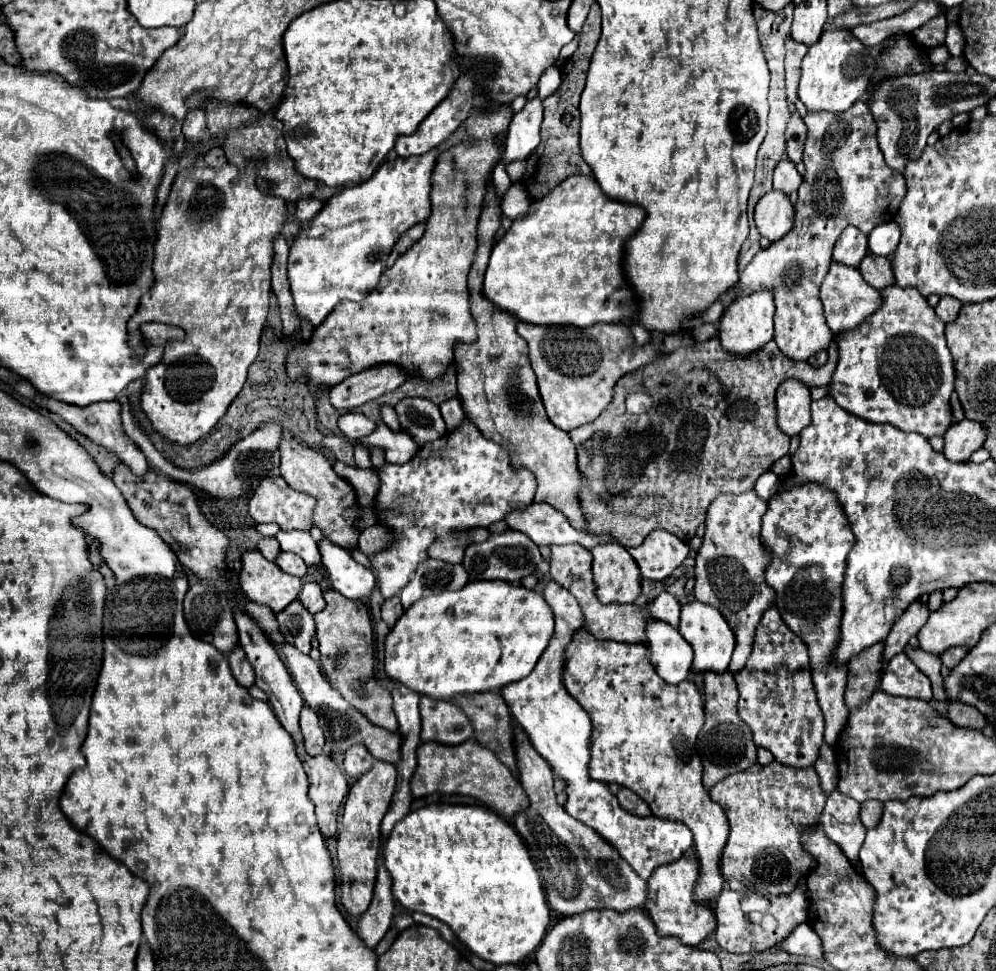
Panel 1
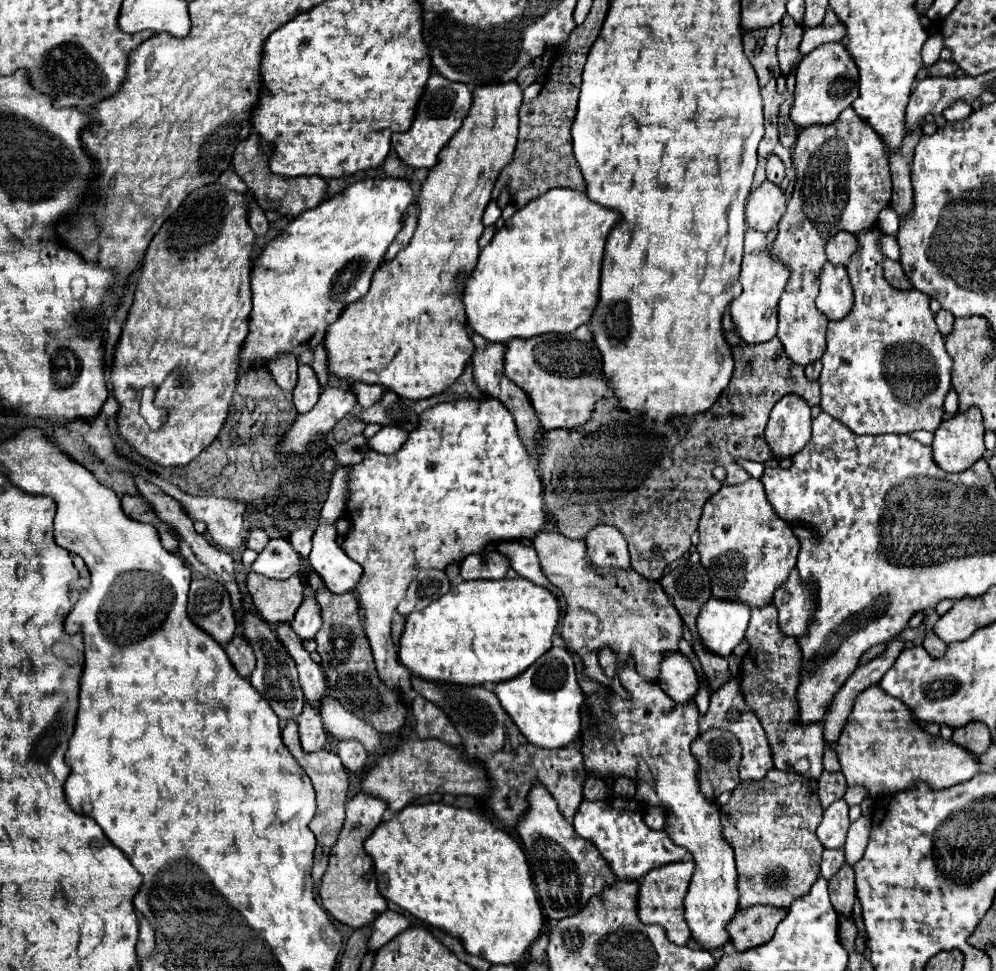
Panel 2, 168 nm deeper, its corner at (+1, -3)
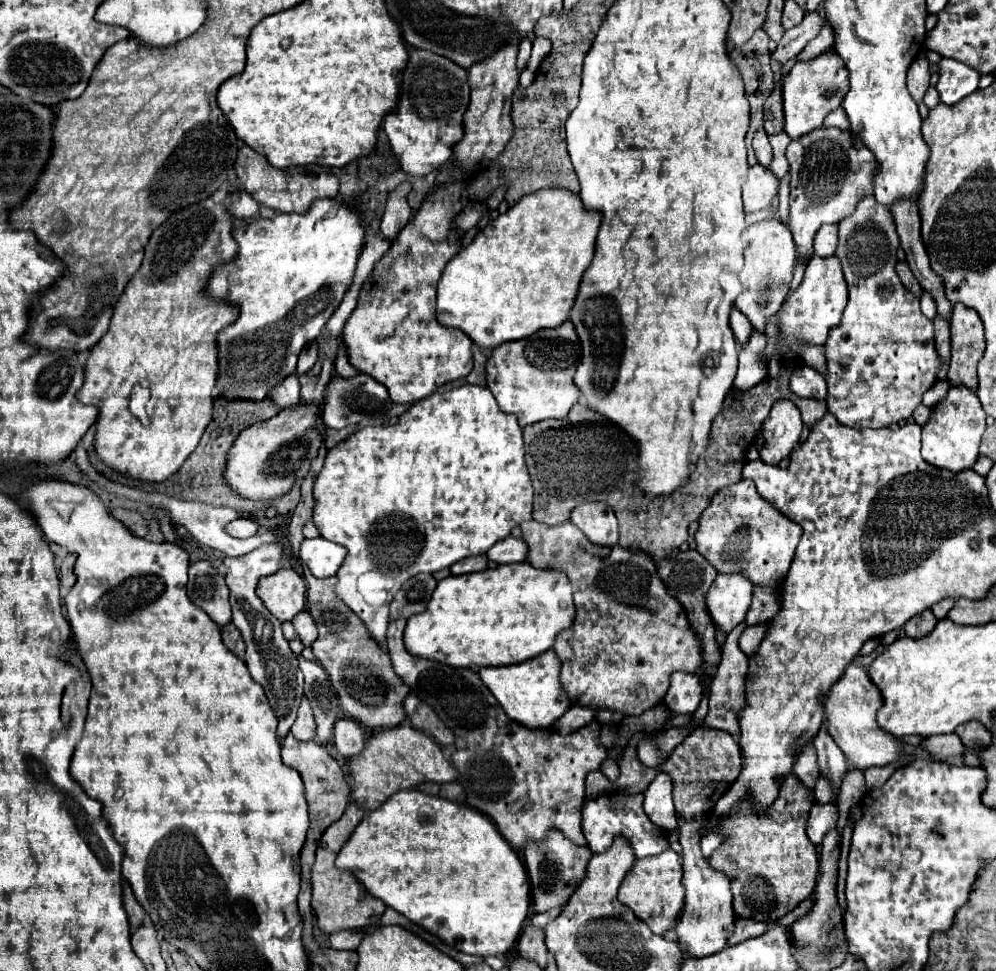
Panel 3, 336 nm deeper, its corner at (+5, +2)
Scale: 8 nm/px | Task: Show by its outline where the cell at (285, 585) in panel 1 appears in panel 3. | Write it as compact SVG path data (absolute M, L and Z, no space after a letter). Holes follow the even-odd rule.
M291 567L261 577L257 585L257 597L279 621L291 621L305 609L305 591L303 577Z

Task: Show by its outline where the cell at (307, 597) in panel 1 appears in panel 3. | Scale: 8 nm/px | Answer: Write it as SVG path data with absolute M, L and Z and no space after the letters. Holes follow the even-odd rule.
M301 611L299 615L295 615L295 619L291 623L293 623L297 635L301 637L301 641L305 643L305 647L309 647L313 643L313 639L317 639L317 627L315 627L309 611Z

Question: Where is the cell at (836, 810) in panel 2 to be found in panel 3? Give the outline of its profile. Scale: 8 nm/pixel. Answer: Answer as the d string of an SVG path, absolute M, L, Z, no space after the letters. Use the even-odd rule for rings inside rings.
M813 805L807 821L807 835L809 839L819 847L823 843L823 837L835 827L837 823L837 805Z

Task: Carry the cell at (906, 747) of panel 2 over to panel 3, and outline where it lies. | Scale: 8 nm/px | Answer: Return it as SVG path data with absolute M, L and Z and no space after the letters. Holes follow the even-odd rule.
M849 665L843 677L831 689L833 691L829 691L827 697L823 699L825 717L829 721L829 733L855 769L865 771L869 767L901 765L913 759L935 761L935 757L923 747L913 747L901 739L893 739L893 735L885 735L885 731L877 727L877 711L881 707L881 693L877 691L877 685L869 679L863 667Z

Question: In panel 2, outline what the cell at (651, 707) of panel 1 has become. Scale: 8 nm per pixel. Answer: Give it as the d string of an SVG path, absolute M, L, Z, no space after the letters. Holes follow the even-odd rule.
M603 648L599 652L599 664L605 670L607 676L619 676L623 688L629 692L629 698L621 698L617 694L611 694L609 698L589 696L581 710L581 738L583 738L583 758L585 766L593 776L629 776L637 782L637 794L643 804L647 806L663 806L667 808L667 834L683 848L687 848L693 854L695 860L695 872L685 896L685 920L689 924L693 940L705 948L705 950L719 950L729 942L727 924L737 912L737 872L735 872L735 860L733 850L729 844L721 840L721 824L719 824L719 808L713 802L707 802L699 788L697 788L697 762L693 760L689 744L699 736L697 732L697 706L695 704L677 704L673 698L669 698L655 682L647 682L641 678L633 666L633 660L629 658L627 666L617 664L617 654ZM639 760L643 760L649 768L649 780L641 780L639 774Z

